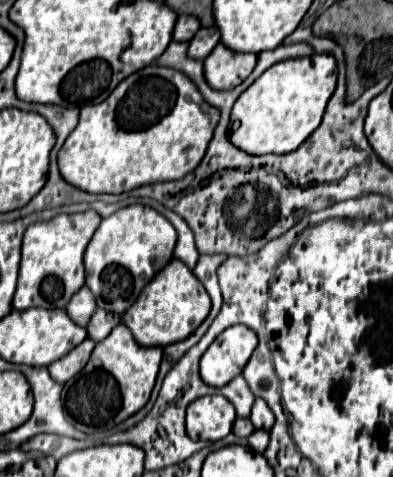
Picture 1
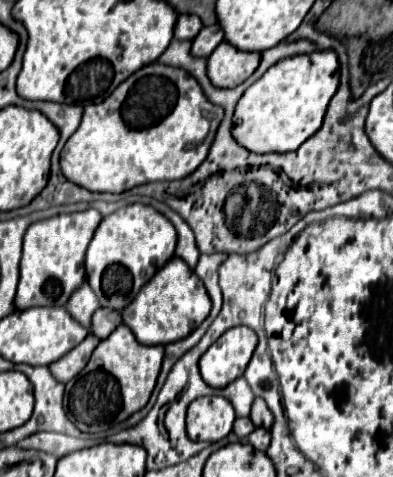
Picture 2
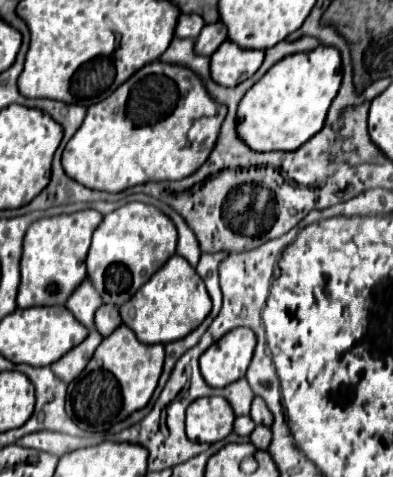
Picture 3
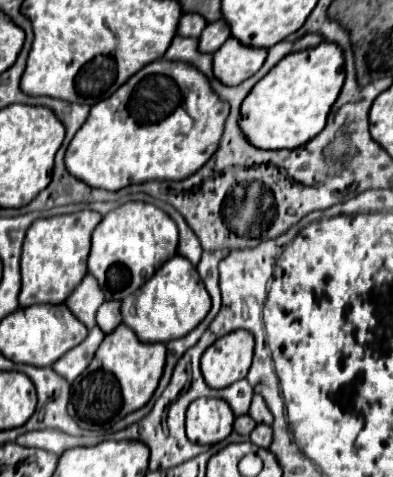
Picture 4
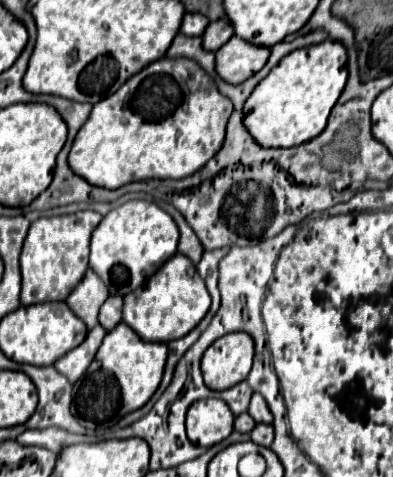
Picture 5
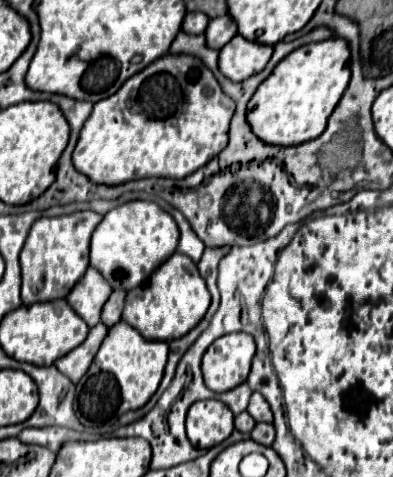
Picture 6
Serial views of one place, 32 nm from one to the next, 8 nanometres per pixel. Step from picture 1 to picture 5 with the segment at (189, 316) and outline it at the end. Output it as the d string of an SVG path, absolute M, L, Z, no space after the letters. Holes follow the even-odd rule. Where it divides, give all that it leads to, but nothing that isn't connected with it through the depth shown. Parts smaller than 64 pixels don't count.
M174 254L146 284L124 296L122 320L146 342L170 342L186 336L208 312L210 294L188 256Z

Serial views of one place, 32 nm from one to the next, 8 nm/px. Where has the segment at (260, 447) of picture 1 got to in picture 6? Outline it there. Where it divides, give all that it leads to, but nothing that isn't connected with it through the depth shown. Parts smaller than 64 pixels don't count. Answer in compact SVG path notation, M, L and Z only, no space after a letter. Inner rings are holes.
M260 422L254 426L254 430L250 432L252 440L256 440L258 444L264 444L264 446L270 446L274 442L274 426L272 424L266 424L266 422Z

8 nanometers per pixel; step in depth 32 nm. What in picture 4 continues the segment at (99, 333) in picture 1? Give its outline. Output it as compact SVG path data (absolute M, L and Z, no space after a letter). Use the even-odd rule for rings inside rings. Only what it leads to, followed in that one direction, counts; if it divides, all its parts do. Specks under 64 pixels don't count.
M108 300L100 306L100 312L96 314L96 322L104 332L112 332L120 322L122 322L122 314L120 314L120 300Z

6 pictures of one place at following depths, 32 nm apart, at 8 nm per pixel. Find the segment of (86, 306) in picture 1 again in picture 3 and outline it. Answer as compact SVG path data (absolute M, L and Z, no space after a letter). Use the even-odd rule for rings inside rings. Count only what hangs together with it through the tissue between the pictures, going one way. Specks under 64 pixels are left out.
M84 278L84 282L72 292L72 296L66 302L66 308L80 320L88 330L94 328L94 312L100 308L102 298L96 292L90 278Z

